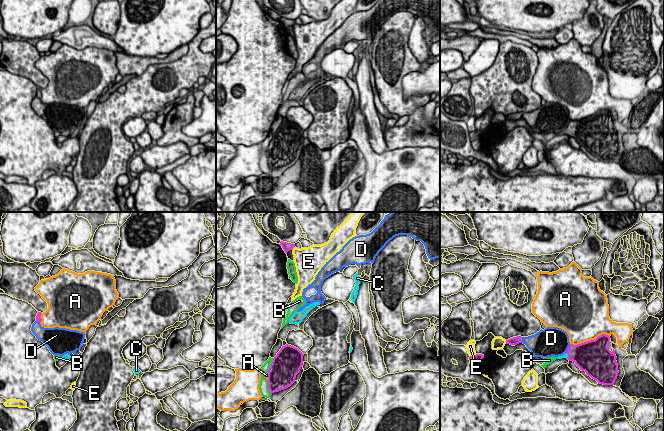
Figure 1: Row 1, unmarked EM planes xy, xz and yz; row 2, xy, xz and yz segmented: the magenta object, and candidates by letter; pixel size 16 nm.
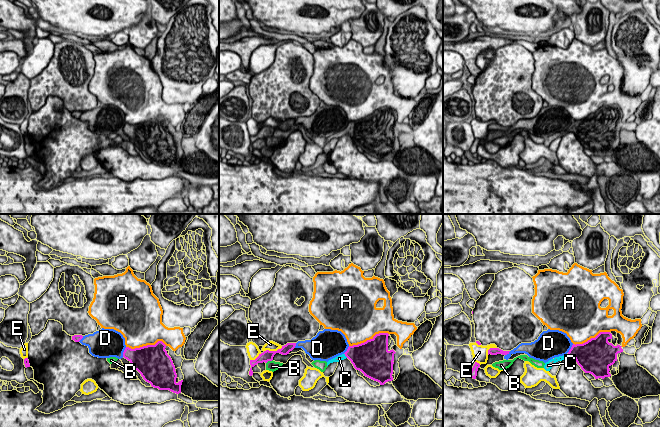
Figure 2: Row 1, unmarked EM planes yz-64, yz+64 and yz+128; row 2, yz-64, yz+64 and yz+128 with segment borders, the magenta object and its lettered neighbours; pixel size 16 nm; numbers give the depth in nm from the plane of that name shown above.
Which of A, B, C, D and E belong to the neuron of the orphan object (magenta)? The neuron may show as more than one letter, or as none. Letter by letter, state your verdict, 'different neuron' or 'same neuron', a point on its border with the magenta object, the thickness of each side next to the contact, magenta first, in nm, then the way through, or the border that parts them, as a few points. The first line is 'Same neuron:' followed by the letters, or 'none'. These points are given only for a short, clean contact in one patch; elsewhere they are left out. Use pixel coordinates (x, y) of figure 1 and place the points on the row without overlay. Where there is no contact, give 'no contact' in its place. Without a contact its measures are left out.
Same neuron: C
A: different neuron | yz (590, 116) | 500/500 nm
B: different neuron | xz (270, 142) | 460/130 nm
C: same neuron | yz (568, 131) | 360/70 nm | across yz (583, 130), (568, 131), (565, 131)
D: different neuron | yz (568, 124) | 360/440 nm
E: different neuron | yz (474, 131) | 140/140 nm

